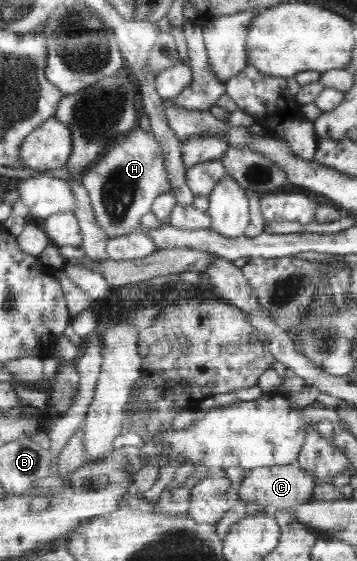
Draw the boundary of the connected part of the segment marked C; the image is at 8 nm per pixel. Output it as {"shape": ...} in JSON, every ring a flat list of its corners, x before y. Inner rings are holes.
{"shape":[[277,464,275,466,263,466,246,471,238,487,238,495,250,506,267,507,267,511,291,509,300,506,311,499,312,490,317,480,314,476,294,464]]}

